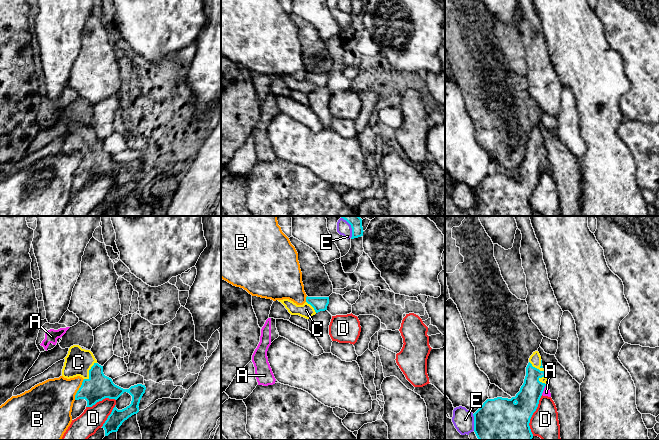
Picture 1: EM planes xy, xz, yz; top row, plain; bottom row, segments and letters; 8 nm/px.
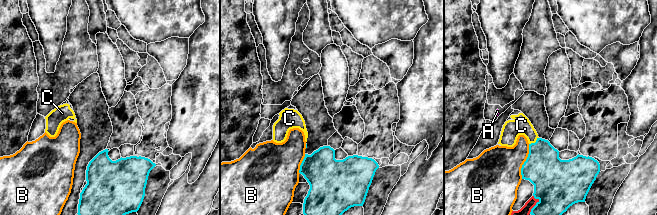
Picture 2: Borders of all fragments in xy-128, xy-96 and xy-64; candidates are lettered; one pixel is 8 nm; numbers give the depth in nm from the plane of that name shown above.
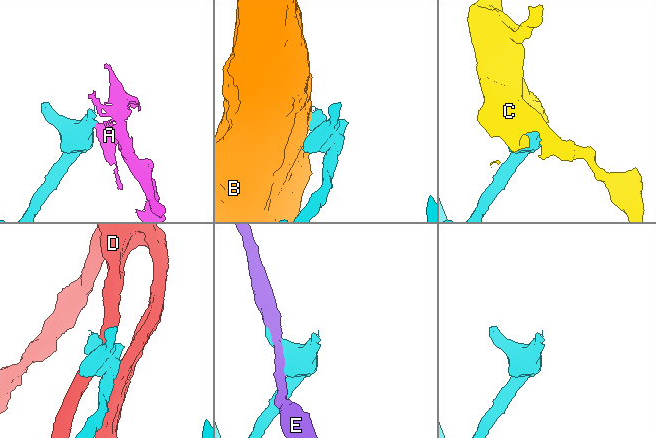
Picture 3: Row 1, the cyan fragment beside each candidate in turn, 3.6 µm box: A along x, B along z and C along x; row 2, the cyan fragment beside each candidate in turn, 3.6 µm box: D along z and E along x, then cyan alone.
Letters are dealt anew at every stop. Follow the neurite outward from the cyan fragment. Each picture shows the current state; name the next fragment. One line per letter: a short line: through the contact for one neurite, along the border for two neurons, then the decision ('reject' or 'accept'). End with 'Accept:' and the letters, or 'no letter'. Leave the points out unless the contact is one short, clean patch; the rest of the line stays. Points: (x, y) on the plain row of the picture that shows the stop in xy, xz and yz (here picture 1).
A: line yz (545, 161), (541, 170); reject
B: reject
C: line yz (528, 173), (535, 157), (536, 144), (535, 135); accept
D: reject
E: reject
Accept: C

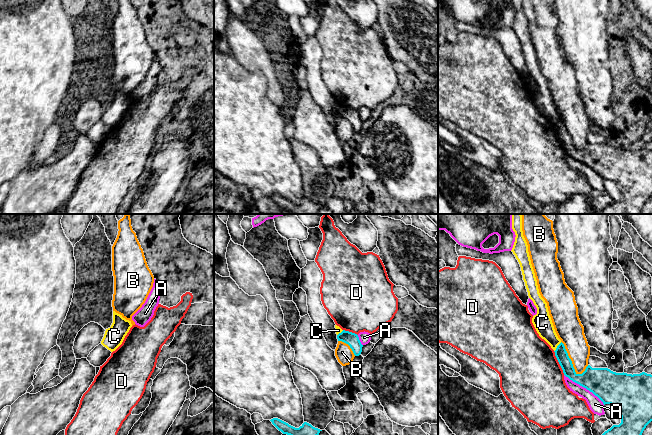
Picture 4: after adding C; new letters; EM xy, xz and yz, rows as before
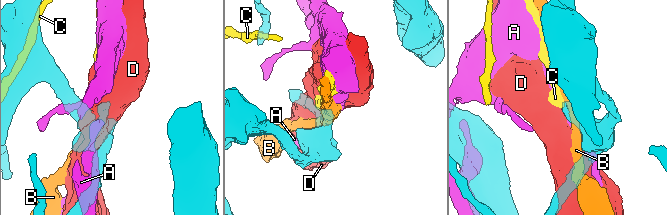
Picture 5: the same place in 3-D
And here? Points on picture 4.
A: reject
B: reject
C: line yz (561, 118), (554, 127); reject
D: reject
Accept: no letter

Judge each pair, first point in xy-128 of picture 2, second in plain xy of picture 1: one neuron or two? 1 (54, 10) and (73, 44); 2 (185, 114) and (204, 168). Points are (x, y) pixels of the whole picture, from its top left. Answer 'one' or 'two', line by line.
1: one
2: two

